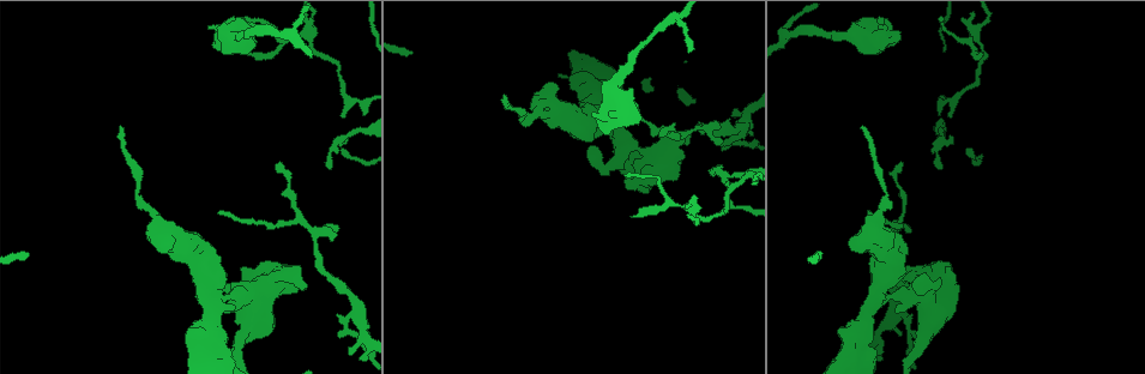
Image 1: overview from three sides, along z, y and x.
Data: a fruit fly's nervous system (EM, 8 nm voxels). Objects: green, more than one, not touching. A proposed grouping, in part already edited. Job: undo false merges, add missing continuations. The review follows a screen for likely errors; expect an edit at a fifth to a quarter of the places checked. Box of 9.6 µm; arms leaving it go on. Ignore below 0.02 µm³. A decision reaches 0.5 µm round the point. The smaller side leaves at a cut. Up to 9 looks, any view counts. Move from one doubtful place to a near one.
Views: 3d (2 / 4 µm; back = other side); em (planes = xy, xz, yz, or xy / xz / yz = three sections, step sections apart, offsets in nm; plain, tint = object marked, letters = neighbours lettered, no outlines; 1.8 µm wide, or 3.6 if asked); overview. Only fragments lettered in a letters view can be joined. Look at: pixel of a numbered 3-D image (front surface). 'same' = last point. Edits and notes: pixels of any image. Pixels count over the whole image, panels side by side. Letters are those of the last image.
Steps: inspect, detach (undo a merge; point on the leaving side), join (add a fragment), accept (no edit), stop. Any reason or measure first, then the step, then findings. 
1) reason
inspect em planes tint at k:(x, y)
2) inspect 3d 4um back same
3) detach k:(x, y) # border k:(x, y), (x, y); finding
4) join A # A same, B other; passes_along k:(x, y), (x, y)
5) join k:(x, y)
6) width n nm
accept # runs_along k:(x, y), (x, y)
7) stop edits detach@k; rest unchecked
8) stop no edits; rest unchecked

tapers out
inspect 3d 4um at 1:(725, 186)

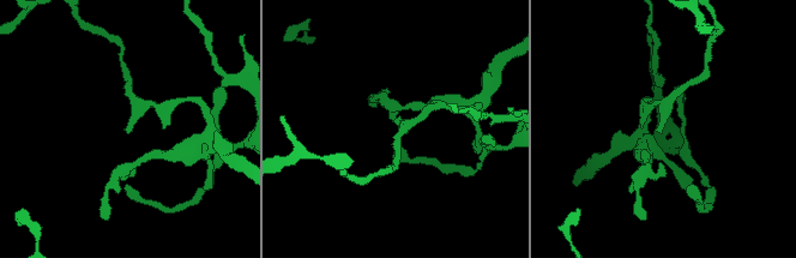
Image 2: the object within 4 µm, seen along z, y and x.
need the tissue
inspect em planes letters at 2:(662, 131)

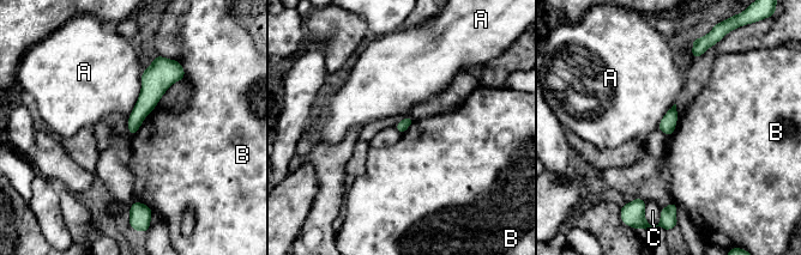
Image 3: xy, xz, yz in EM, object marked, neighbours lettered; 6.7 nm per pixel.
width 70 nm; longest_contact A 360 nm
accept # A other, B other, C other; no lettered fragment goes on from it

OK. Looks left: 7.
tapers out
inspect 3d 4um at 1:(981, 55)

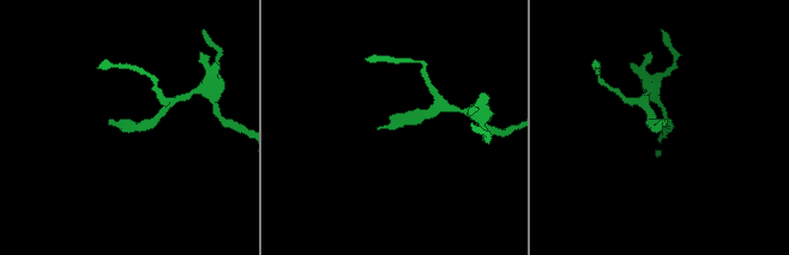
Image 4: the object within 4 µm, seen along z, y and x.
shape alone is not enough
inspect em planes letters at 4:(109, 121)

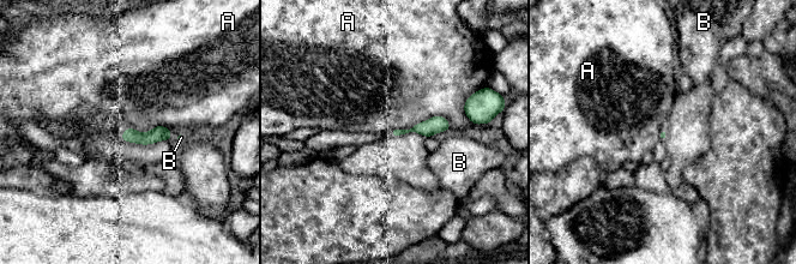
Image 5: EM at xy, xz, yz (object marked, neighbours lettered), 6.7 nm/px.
accept # A other, B other; runs_along 5:(446, 124), (395, 132); none of them fits

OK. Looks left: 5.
calibre changes
inspect em planes letters at 1:(247, 33)

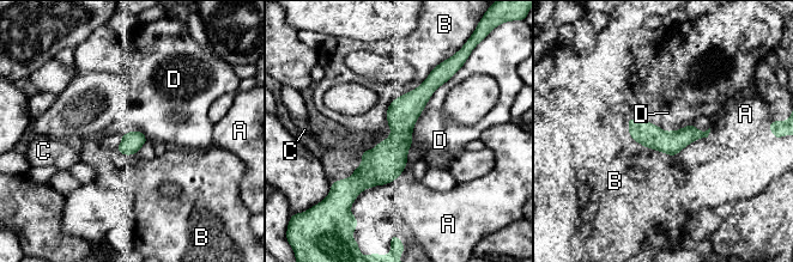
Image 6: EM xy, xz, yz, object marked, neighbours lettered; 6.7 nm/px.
width 140 nm
accept # A other, B other, C other, D other; border 6:(455, 73), (430, 97), (411, 145); continuous, no second neuron

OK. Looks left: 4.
sharp bend
inspect em 3.6um planes letters at 1:(266, 301)

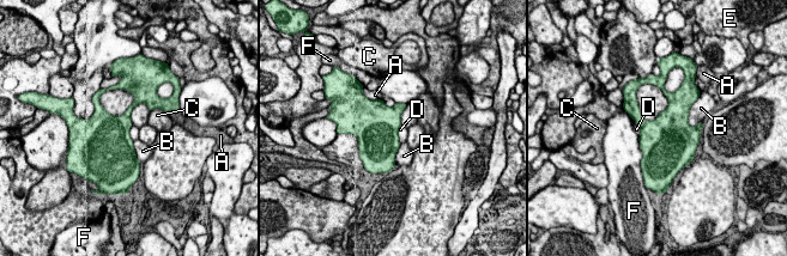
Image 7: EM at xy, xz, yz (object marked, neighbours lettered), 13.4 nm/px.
width 420 nm
accept # A other, B other, C other, D other, E other, F other; border 7:(630, 116), (639, 129), (639, 138); one neuron here

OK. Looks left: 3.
stop no edits; rest unchecked

